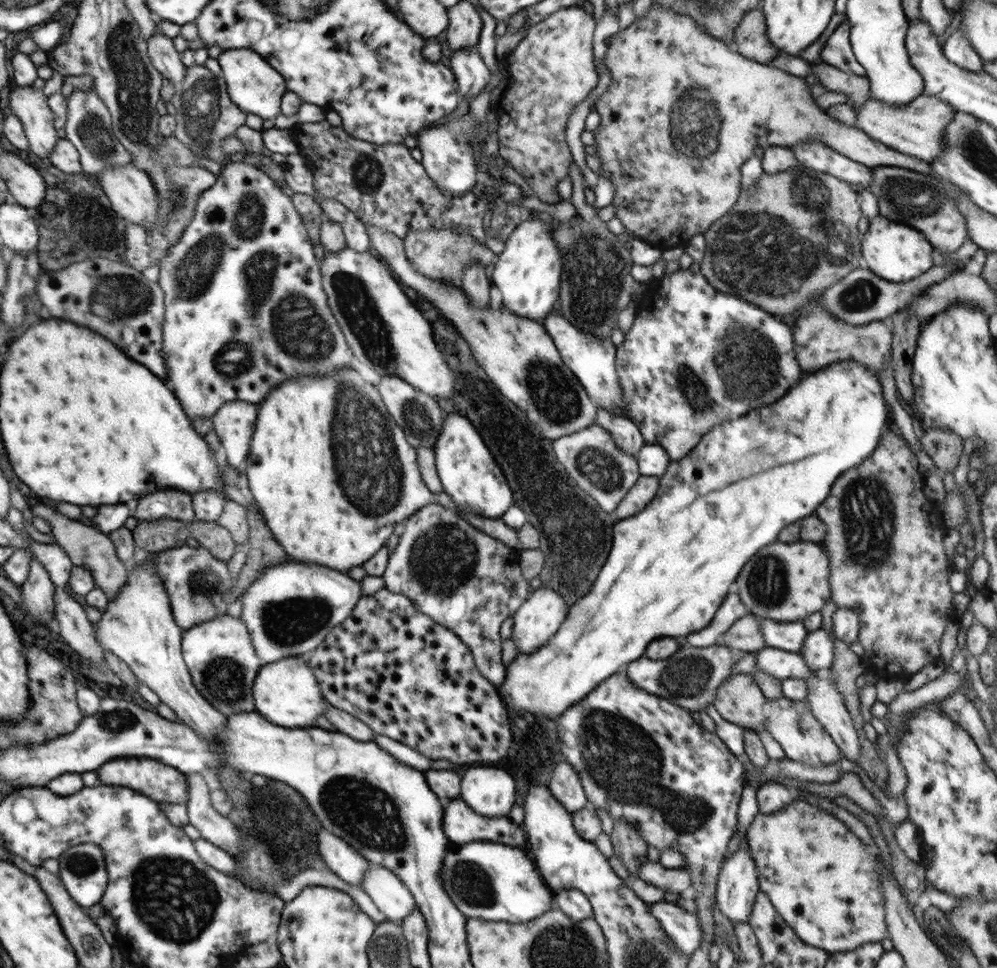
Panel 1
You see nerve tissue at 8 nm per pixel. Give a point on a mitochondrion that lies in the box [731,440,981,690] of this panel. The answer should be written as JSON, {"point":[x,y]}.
{"point":[867,510]}

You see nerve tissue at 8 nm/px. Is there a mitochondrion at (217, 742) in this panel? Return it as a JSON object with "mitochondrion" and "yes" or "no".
{"mitochondrion":"no"}

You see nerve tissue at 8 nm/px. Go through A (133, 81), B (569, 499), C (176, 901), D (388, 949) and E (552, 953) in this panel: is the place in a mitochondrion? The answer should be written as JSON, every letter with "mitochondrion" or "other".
{"A":"mitochondrion","B":"mitochondrion","C":"mitochondrion","D":"mitochondrion","E":"mitochondrion"}

